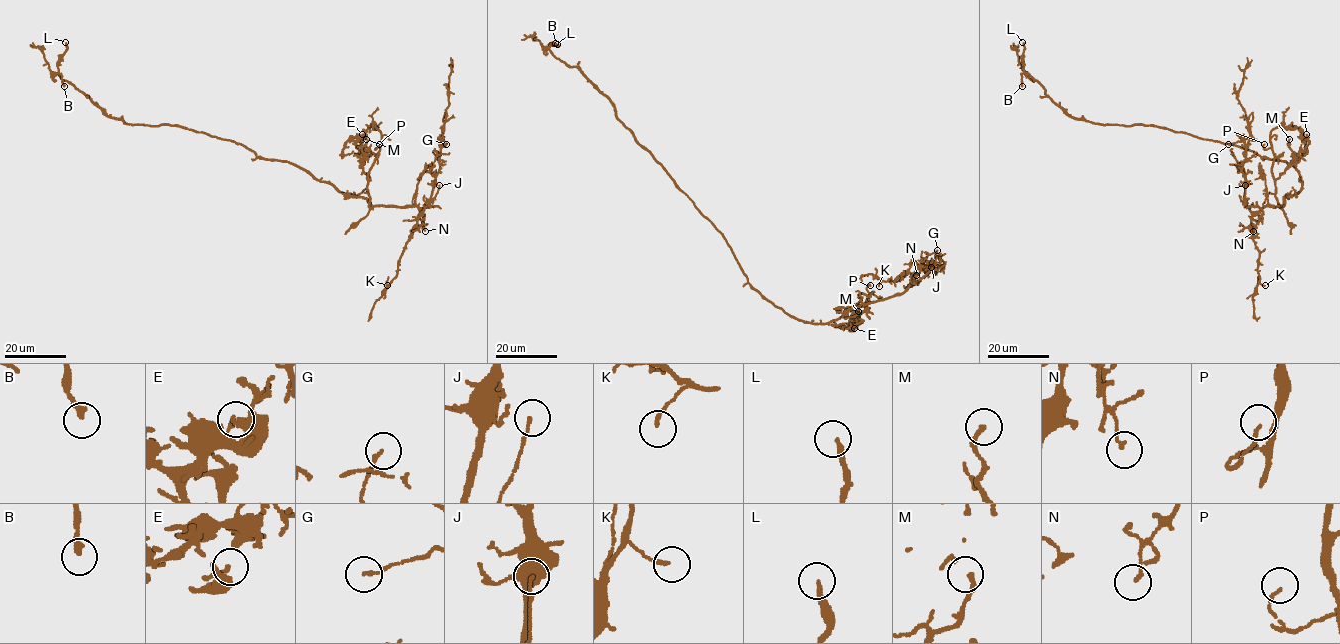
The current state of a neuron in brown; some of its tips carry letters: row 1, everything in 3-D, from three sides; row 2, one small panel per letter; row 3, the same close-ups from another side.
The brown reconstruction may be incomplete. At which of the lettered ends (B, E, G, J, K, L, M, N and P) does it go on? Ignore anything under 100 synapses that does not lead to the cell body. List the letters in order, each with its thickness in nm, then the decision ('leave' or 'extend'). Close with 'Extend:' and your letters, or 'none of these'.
B: calibre 220 nm; leave
E: calibre 150 nm; leave
G: calibre 140 nm; leave
J: calibre 80 nm; leave
K: calibre 140 nm; leave
L: calibre 220 nm; leave
M: calibre 200 nm; leave
N: calibre 130 nm; leave
P: calibre 120 nm; leave
Extend: none of these

